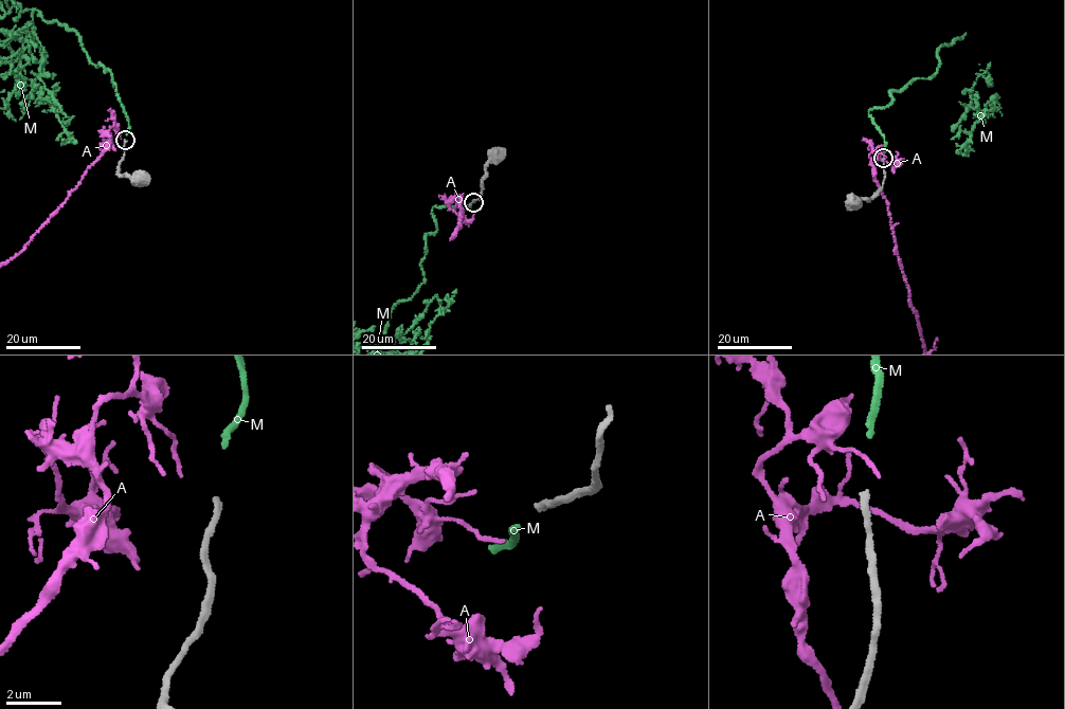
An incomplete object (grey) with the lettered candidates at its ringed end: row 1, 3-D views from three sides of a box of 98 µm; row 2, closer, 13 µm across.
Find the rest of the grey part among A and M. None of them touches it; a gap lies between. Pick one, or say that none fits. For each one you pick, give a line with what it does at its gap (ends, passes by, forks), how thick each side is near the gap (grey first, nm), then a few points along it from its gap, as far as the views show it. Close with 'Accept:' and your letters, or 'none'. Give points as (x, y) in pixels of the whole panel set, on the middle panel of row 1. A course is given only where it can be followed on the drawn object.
M: it ends | 240/240 nm
Accept: M

